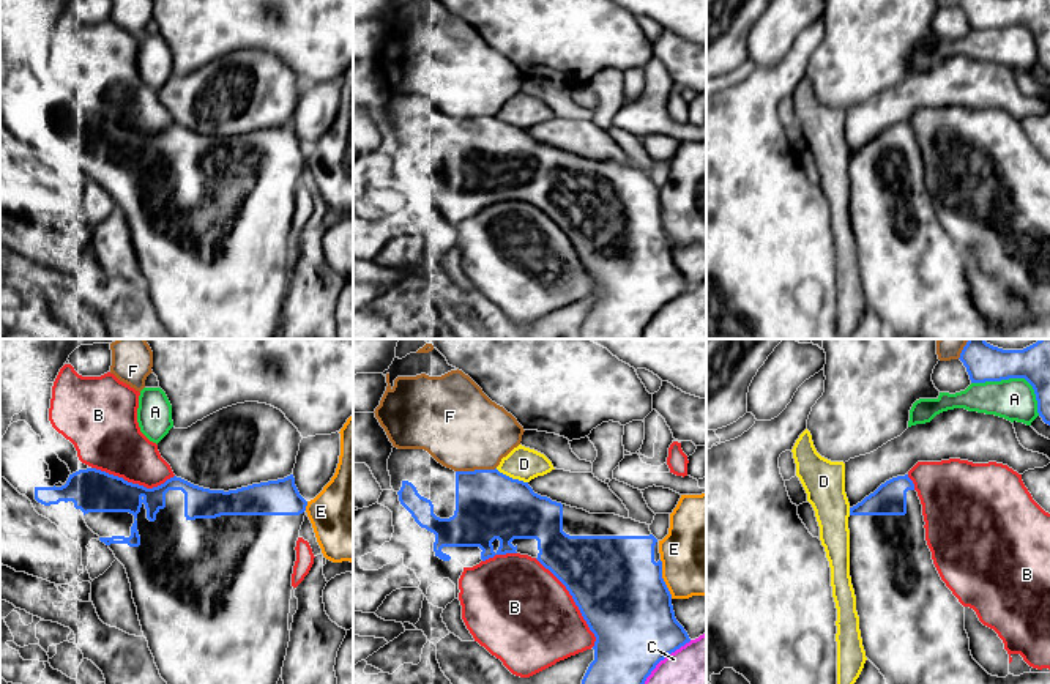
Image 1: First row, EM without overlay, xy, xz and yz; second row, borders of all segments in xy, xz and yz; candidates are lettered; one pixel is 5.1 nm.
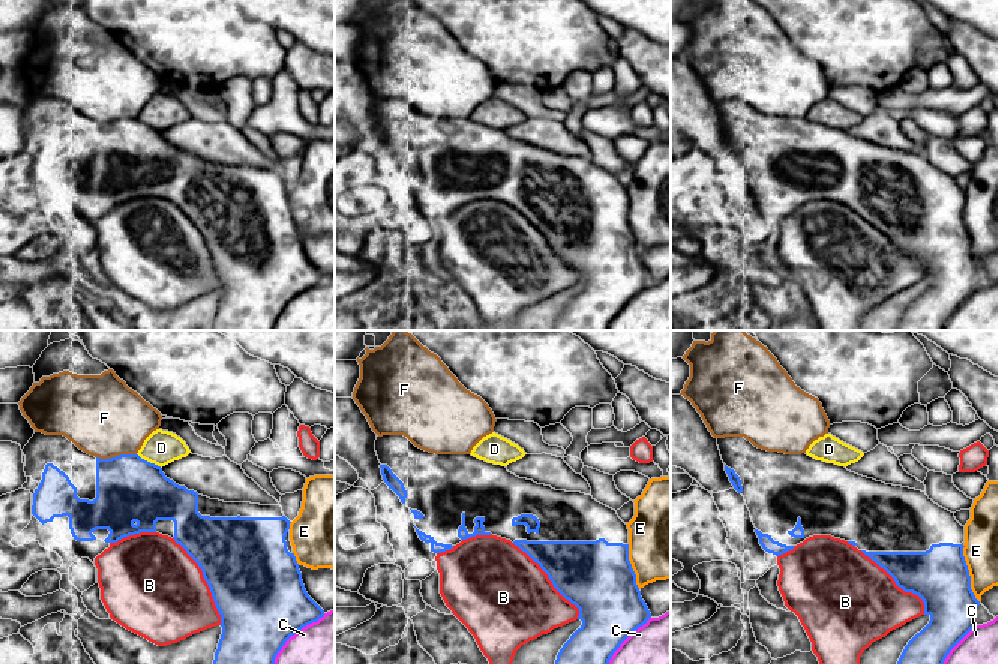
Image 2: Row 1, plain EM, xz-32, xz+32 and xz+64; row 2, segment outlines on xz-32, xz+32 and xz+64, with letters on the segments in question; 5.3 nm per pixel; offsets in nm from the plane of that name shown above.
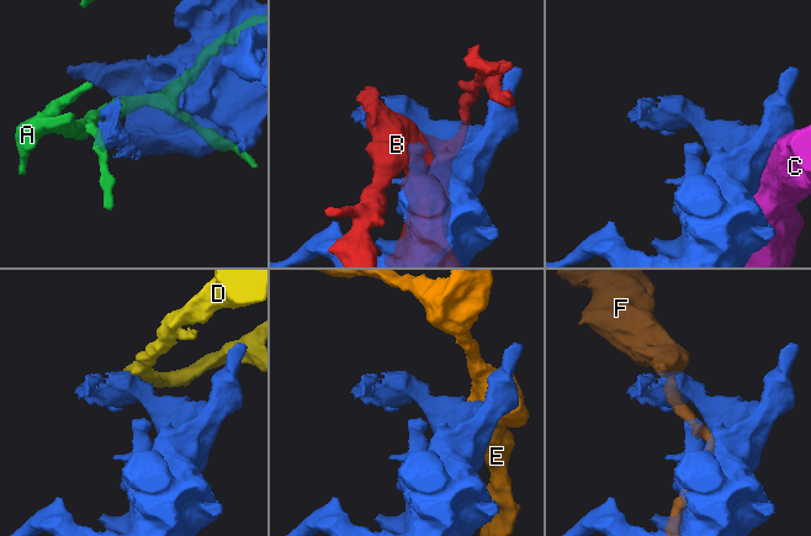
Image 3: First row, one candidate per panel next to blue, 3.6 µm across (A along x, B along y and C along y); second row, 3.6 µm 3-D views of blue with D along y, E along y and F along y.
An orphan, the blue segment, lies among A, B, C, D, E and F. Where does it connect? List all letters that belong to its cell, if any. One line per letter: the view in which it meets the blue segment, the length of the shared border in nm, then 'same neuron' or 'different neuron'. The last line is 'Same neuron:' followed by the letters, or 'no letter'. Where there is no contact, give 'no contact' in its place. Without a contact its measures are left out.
A: contact in yz; length 400 nm; different neuron
B: contact in xz; length 550 nm; different neuron
C: contact in xz; length 340 nm; different neuron
D: contact in xz; length 180 nm; different neuron
E: contact in xz; length 220 nm; different neuron
F: contact in xz; length 200 nm; different neuron
Same neuron: no letter

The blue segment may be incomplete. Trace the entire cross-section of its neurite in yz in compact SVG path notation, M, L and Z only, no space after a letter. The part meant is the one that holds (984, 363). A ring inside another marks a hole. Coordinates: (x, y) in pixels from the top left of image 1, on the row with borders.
M968 339L959 359L971 383L1025 378L1050 426L1050 339Z

